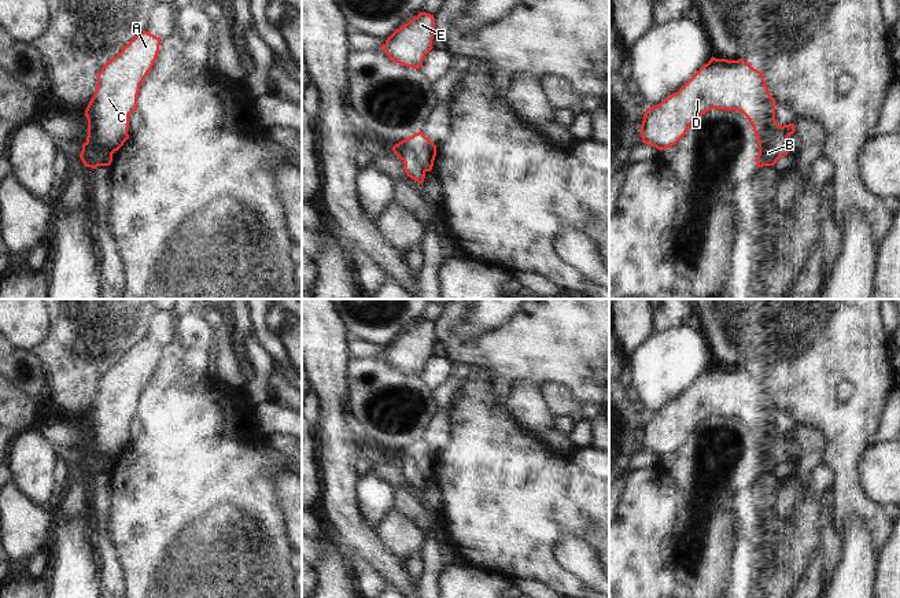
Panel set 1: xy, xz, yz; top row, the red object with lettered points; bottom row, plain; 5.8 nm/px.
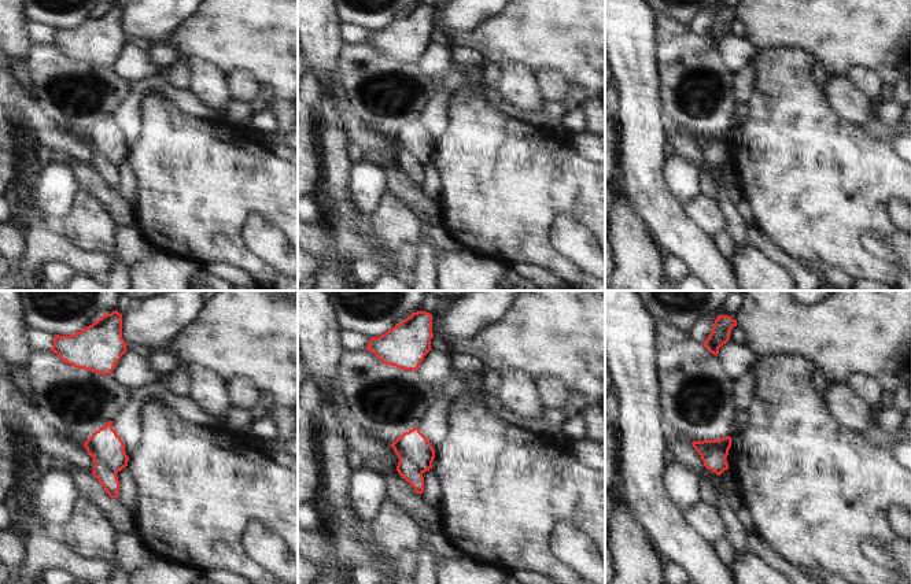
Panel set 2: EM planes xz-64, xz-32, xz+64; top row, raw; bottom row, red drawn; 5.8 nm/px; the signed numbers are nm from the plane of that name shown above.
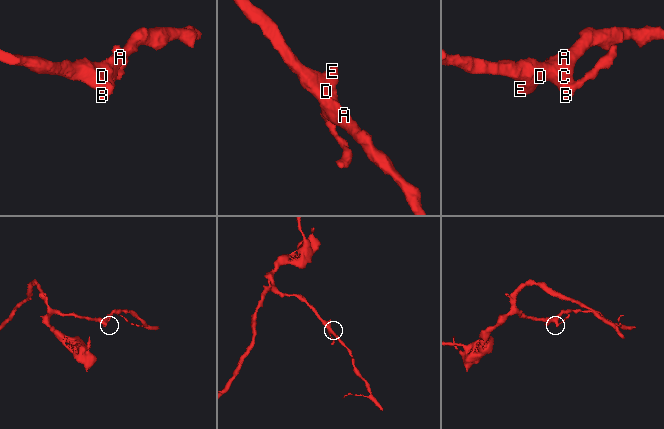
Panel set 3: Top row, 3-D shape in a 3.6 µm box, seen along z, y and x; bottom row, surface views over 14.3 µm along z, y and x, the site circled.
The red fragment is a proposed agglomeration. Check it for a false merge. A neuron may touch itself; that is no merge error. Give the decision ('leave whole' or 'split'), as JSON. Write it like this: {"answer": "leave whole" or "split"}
{"answer": "split"}

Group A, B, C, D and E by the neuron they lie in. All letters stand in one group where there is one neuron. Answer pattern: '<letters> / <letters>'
A C D E / B

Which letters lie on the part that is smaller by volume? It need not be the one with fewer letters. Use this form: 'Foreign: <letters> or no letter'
Foreign: B

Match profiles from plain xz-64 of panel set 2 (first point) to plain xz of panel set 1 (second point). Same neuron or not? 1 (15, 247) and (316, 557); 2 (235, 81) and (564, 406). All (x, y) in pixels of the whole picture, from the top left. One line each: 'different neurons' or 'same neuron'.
1: same neuron
2: same neuron

